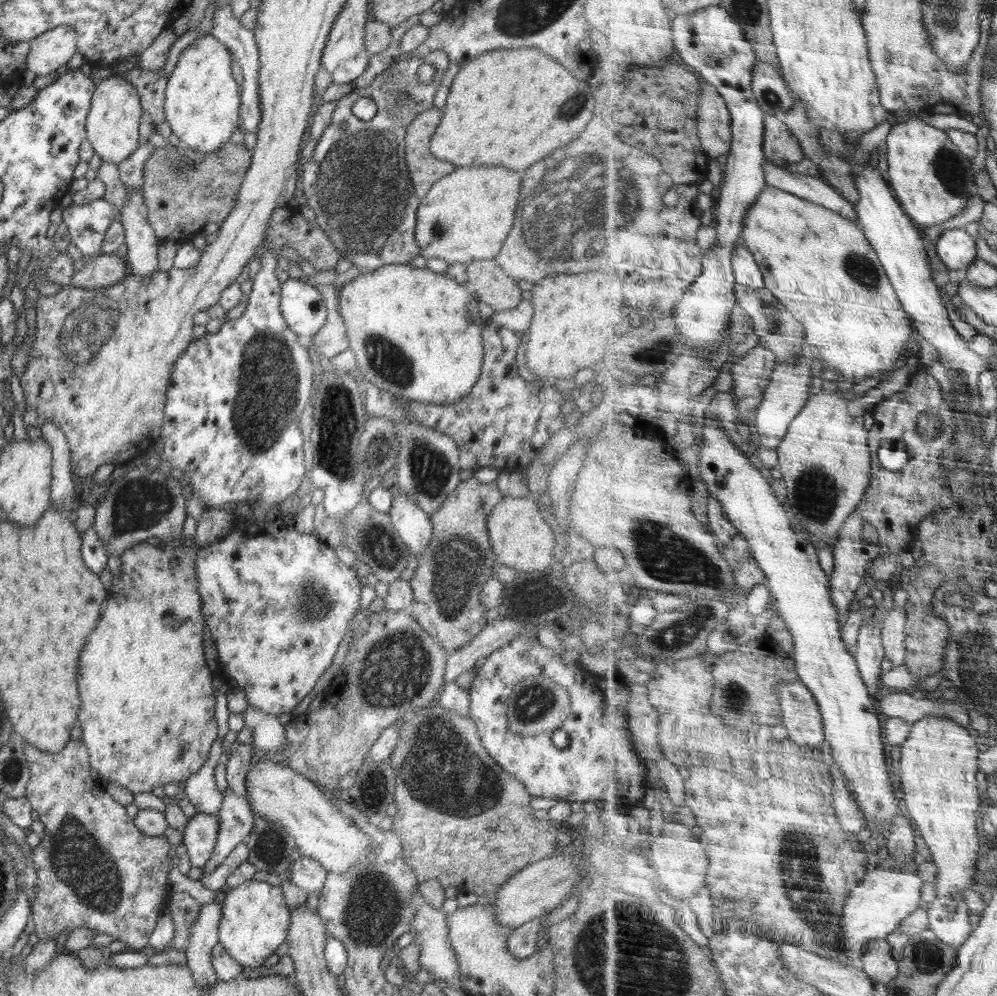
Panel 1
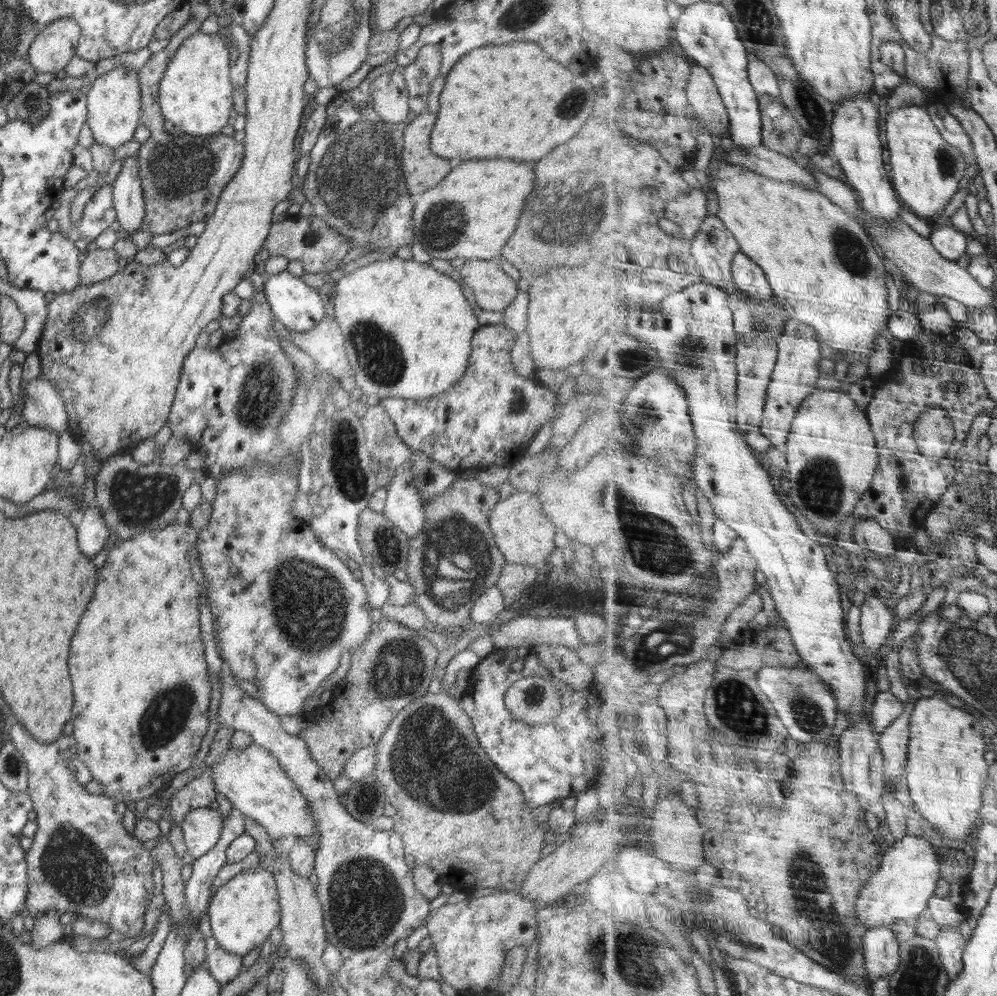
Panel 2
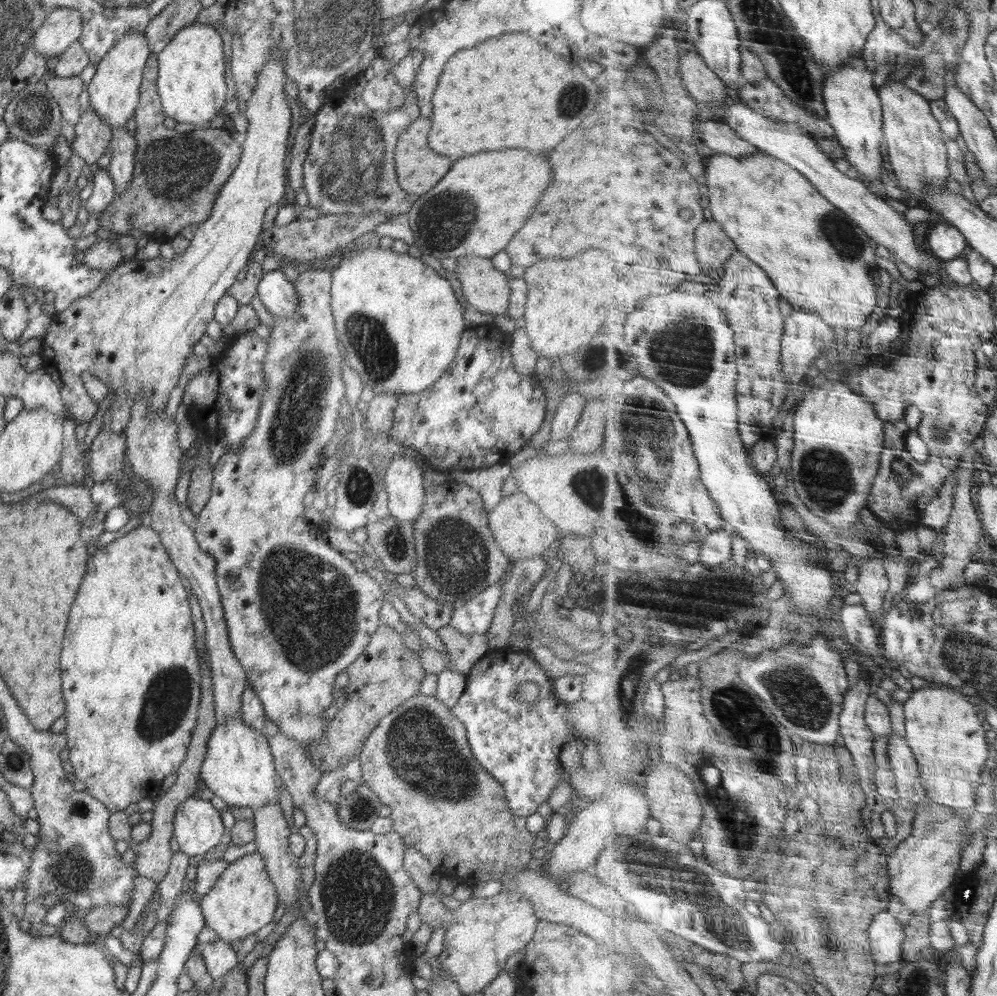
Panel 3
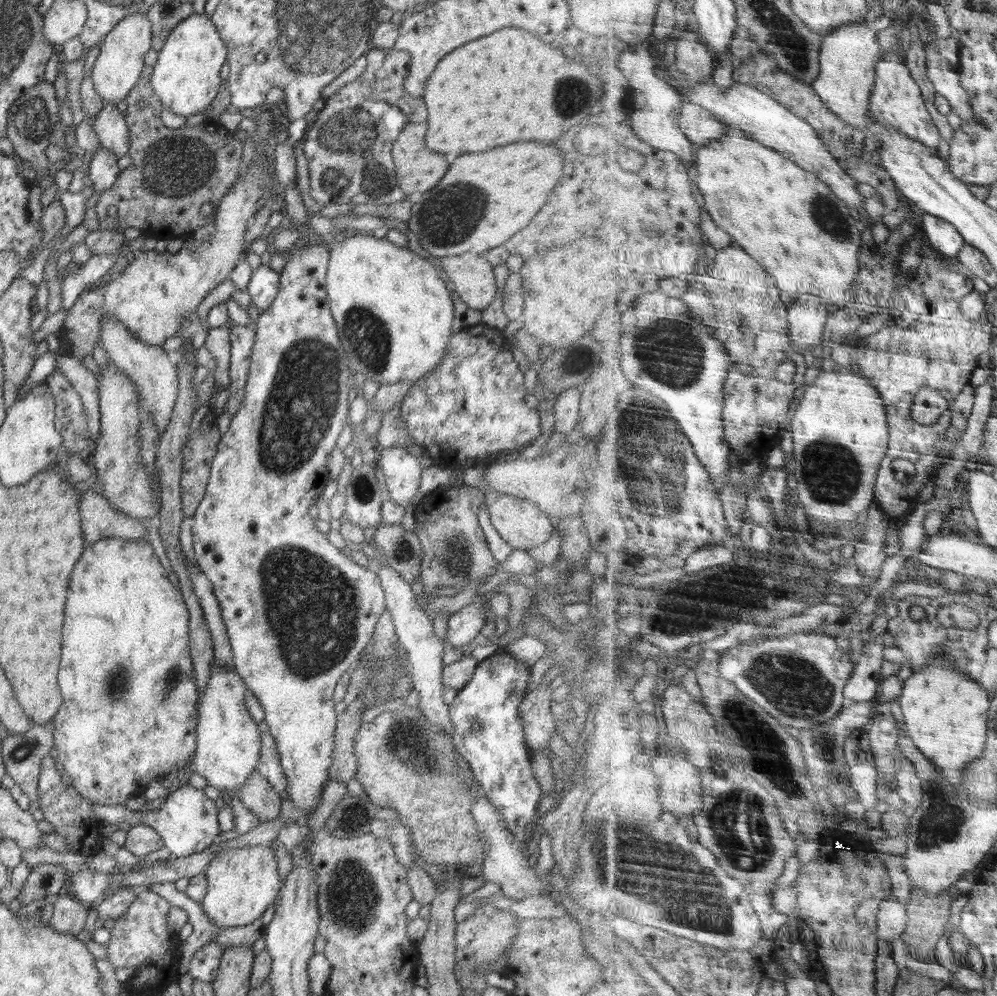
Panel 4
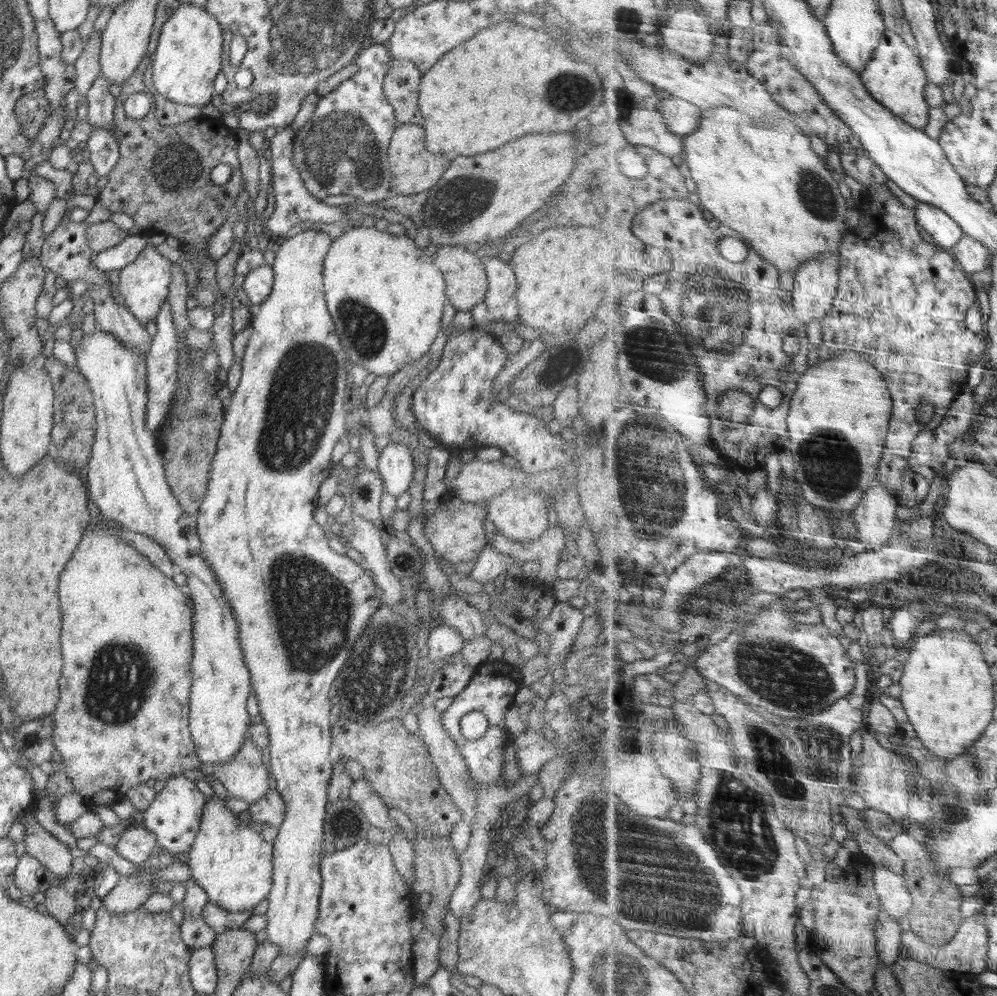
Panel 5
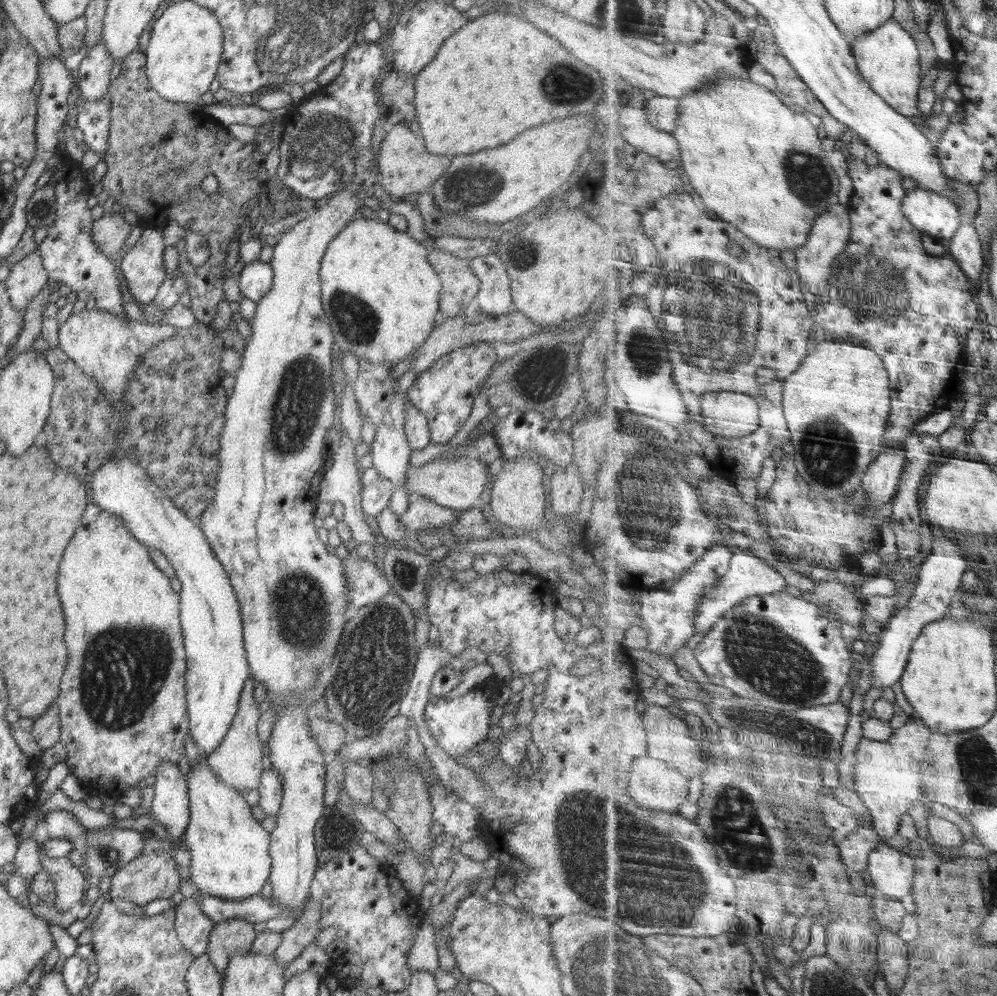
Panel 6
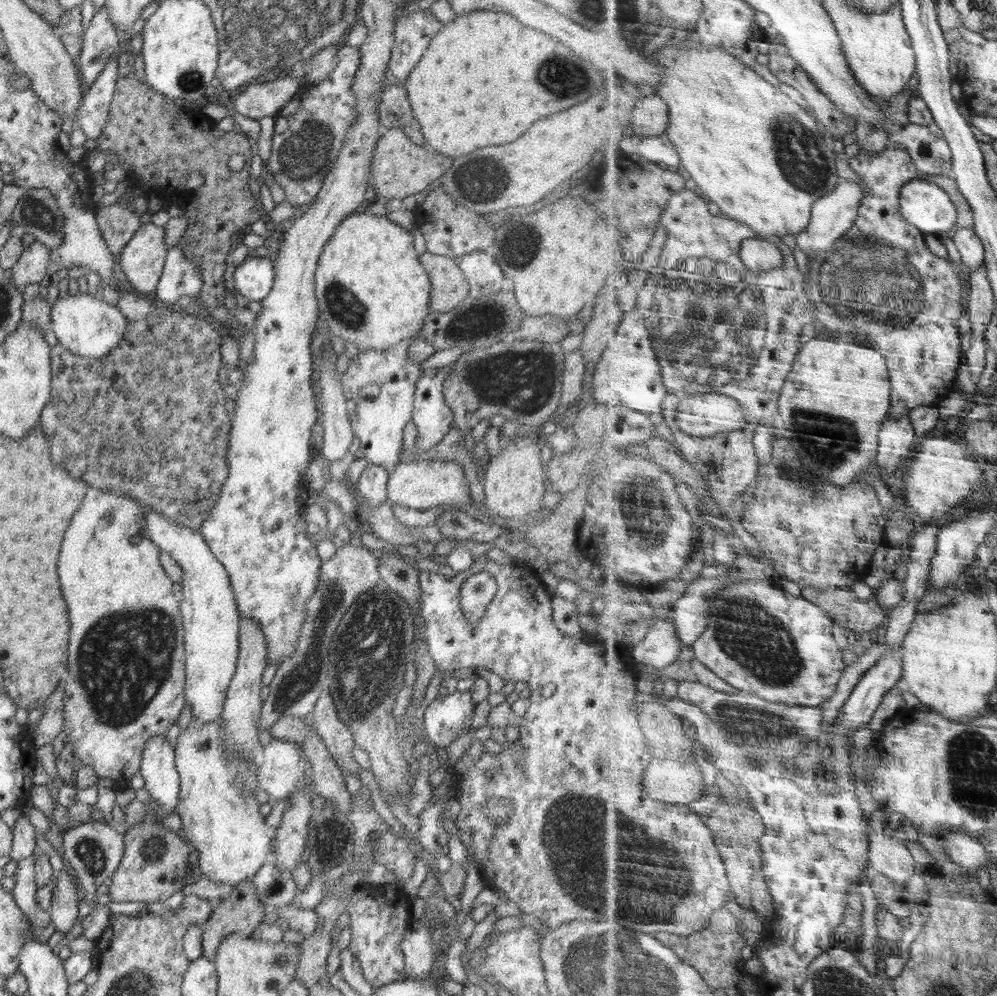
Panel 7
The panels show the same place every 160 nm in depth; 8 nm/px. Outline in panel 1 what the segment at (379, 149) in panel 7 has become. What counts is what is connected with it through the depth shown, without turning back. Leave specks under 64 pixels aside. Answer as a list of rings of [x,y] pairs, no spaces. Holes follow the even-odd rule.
[[[434,106],[418,112],[415,119],[406,127],[405,161],[416,194],[426,196],[430,186],[454,170],[445,160],[438,160],[430,154],[430,138],[440,124],[443,110]]]

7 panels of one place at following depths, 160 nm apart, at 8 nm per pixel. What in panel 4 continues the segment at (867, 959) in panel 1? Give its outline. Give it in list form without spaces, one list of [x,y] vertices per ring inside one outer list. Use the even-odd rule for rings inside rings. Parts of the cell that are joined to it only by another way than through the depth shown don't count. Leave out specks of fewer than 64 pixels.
[[[894,892],[884,900],[879,911],[879,938],[893,942],[906,932],[909,922],[909,909],[898,902]]]

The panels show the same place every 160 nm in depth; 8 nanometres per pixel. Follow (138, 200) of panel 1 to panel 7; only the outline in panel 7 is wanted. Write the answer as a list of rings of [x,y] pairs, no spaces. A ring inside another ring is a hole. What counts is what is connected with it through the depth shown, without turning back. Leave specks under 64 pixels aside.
[[[106,6],[96,10],[88,30],[83,32],[81,53],[76,59],[84,90],[96,84],[108,59],[113,52],[120,50],[123,42],[124,38],[114,30],[108,18]]]

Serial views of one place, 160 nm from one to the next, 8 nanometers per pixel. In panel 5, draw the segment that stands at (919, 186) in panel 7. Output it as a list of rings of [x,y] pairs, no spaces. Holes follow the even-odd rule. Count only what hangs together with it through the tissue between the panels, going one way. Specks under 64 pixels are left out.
[[[920,202],[917,208],[919,225],[932,237],[936,244],[947,250],[958,246],[965,232],[960,223],[943,208]]]

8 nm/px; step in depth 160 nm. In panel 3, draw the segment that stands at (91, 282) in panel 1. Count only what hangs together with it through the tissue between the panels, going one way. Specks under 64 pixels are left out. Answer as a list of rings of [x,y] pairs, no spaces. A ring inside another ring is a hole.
[[[99,239],[80,254],[80,260],[91,269],[108,273],[120,265],[124,258],[115,240]]]

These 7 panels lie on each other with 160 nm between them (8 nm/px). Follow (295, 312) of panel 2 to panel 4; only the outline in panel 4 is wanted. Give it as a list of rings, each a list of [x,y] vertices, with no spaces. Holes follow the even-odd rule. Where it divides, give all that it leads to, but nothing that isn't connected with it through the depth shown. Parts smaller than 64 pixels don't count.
[[[261,265],[252,273],[246,289],[256,308],[266,310],[278,294],[279,274],[269,266]]]

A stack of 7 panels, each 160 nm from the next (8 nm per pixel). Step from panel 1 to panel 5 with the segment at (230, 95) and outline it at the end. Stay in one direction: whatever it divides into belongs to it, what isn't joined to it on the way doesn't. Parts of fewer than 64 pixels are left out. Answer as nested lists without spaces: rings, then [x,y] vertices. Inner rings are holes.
[[[182,4],[162,26],[152,53],[152,84],[158,94],[176,104],[204,106],[214,96],[213,83],[222,68],[223,32],[203,8]]]

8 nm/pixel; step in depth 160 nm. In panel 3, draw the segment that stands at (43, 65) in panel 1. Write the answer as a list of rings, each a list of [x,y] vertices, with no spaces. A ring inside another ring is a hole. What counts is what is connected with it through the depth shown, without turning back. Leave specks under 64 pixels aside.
[[[56,8],[48,14],[46,21],[35,34],[34,48],[37,55],[44,57],[47,61],[54,55],[60,56],[70,44],[76,42],[82,34],[82,18],[80,12],[74,8]]]

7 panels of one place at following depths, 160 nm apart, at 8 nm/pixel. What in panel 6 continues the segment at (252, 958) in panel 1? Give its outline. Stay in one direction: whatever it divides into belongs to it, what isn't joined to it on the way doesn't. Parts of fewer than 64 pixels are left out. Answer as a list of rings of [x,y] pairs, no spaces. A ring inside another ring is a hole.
[[[200,757],[186,775],[190,820],[181,844],[191,854],[190,878],[202,893],[224,900],[258,895],[271,871],[269,832],[254,818],[244,792],[228,786],[207,765],[207,757]]]

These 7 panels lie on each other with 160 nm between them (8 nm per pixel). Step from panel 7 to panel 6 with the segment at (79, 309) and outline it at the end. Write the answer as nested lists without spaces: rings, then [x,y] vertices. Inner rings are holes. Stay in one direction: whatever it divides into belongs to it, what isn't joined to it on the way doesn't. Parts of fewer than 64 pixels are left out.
[[[83,309],[70,313],[65,323],[59,324],[58,347],[63,350],[90,378],[96,379],[103,394],[113,405],[125,404],[127,384],[136,363],[153,346],[170,338],[178,328],[170,324],[150,324],[100,309]]]

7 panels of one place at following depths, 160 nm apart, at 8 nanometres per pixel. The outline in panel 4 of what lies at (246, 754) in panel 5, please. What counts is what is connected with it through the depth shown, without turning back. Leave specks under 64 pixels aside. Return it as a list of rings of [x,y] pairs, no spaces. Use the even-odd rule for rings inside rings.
[[[258,771],[251,772],[243,787],[234,796],[258,816],[262,823],[274,820],[280,814],[282,797]]]

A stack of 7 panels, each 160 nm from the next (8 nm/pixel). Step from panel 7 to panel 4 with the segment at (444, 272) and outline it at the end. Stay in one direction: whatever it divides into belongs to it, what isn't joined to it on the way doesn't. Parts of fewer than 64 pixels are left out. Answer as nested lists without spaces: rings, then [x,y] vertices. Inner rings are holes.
[[[464,253],[440,257],[440,264],[454,284],[452,289],[467,306],[482,311],[494,300],[498,288],[493,266],[485,256]]]

